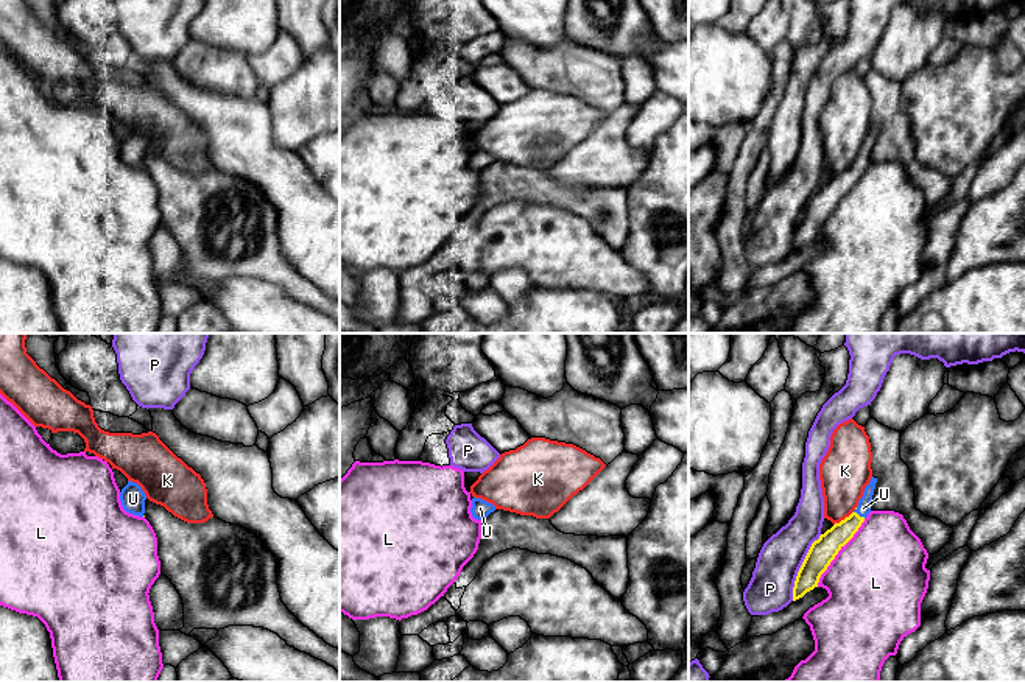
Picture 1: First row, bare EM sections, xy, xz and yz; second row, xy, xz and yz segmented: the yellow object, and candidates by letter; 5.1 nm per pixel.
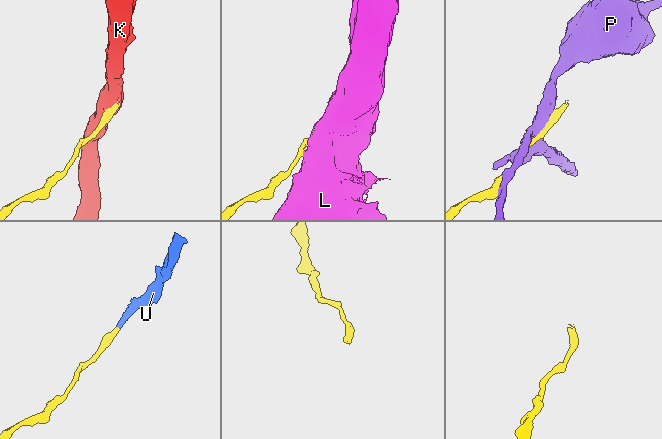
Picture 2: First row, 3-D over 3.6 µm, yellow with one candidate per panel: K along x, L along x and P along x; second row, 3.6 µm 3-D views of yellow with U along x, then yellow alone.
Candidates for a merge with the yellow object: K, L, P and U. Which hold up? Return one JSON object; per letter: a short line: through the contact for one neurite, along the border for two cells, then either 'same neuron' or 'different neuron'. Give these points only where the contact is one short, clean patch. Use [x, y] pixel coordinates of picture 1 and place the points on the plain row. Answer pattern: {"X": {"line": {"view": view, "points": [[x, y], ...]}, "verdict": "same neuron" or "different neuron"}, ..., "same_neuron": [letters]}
{"K": {"verdict": "different neuron"}, "L": {"verdict": "different neuron"}, "P": {"verdict": "different neuron"}, "U": {"line": {"view": "yz", "points": [[824, 201], [857, 165], [863, 159]]}, "verdict": "same neuron"}, "same_neuron": ["U"]}

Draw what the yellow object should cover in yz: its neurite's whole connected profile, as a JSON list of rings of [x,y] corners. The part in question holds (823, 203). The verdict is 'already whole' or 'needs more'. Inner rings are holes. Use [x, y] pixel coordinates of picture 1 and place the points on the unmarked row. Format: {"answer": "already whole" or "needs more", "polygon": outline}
{"answer": "needs more", "polygon": [[[872,128],[869,135],[865,139],[857,160],[840,174],[835,174],[830,181],[821,185],[818,192],[812,195],[794,232],[793,252],[802,249],[807,243],[818,238],[821,226],[827,221],[838,202],[858,182],[858,179],[871,163],[875,134],[877,129]]]}

